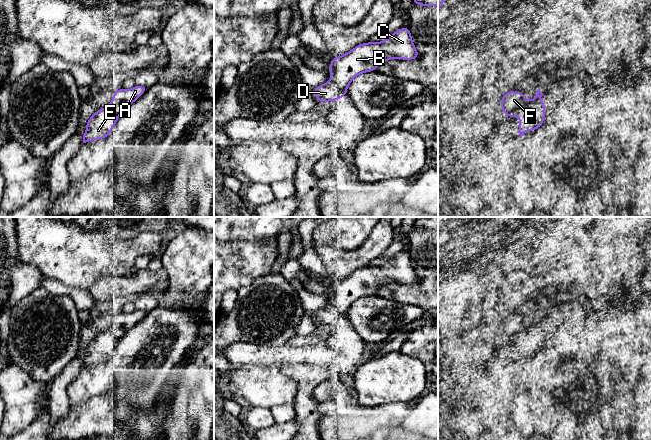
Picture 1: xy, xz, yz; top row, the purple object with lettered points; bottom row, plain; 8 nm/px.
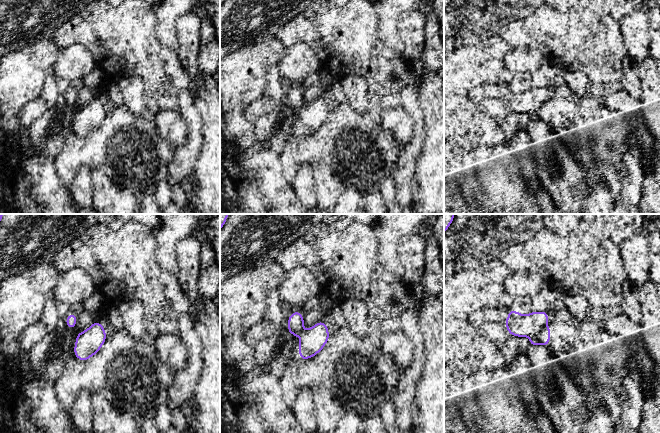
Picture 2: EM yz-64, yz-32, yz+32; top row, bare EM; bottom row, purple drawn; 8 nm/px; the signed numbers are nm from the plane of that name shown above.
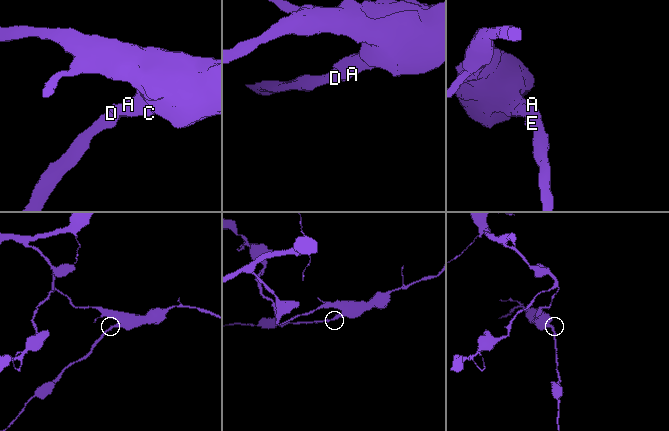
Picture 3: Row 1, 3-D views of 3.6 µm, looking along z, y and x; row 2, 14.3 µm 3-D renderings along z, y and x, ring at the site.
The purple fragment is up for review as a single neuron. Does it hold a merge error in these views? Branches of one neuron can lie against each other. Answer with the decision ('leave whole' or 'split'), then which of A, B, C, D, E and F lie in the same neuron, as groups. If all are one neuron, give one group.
leave whole; groups A B C D E F

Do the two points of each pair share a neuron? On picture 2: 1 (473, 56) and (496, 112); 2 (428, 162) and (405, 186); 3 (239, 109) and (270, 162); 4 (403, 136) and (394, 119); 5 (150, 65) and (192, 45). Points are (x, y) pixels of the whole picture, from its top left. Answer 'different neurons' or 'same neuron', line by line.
1: different neurons
2: different neurons
3: same neuron
4: same neuron
5: different neurons

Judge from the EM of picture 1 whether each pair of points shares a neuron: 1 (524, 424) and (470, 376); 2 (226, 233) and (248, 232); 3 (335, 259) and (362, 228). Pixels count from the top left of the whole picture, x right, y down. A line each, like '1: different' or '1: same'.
1: different
2: same
3: different

